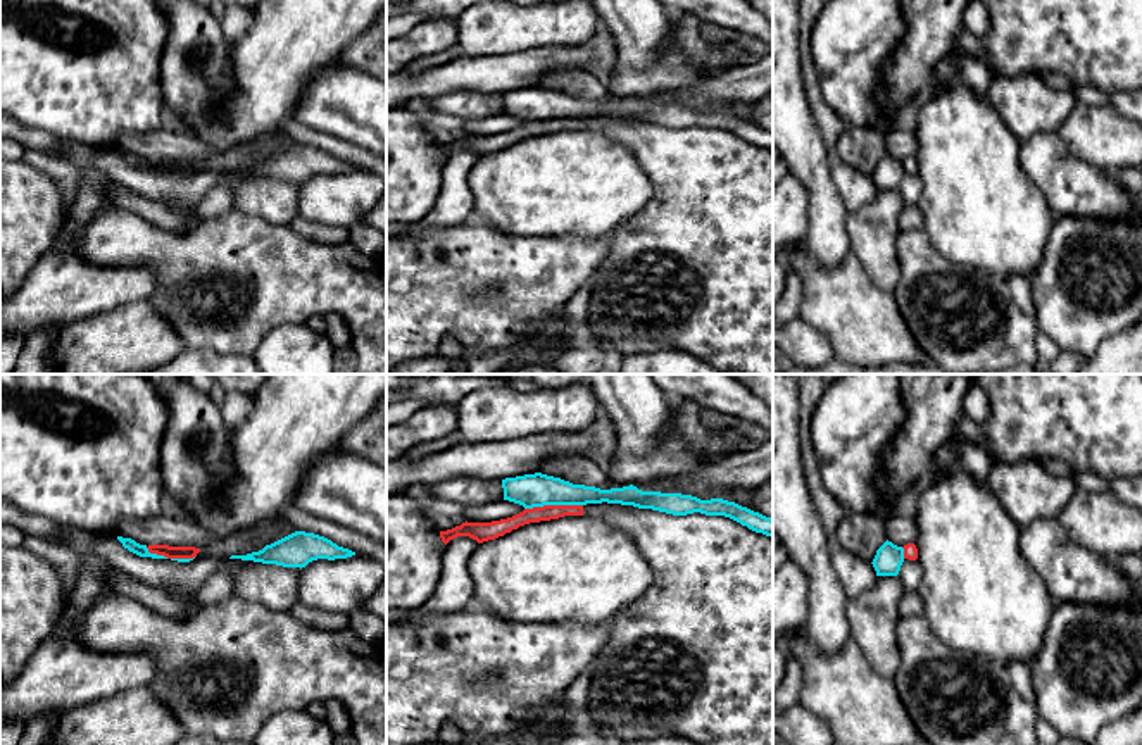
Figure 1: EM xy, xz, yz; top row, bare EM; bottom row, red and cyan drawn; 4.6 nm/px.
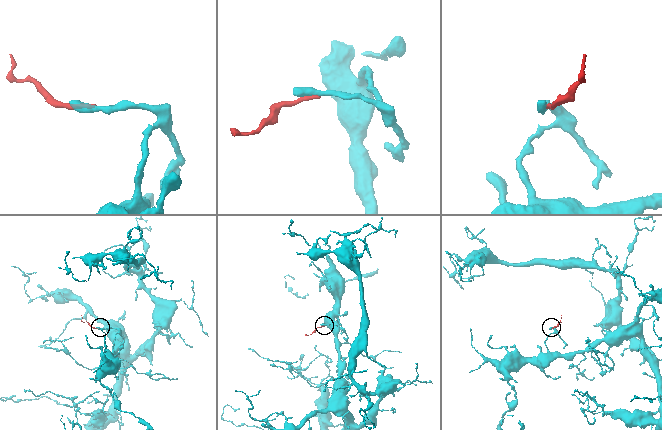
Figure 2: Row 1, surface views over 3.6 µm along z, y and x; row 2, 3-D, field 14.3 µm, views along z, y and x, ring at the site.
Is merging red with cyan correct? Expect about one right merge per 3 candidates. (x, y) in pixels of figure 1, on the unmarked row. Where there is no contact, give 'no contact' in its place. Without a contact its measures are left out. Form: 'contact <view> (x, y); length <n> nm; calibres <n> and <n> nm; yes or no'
contact xz (552, 119); length 280 nm; calibres 70 and 160 nm; no

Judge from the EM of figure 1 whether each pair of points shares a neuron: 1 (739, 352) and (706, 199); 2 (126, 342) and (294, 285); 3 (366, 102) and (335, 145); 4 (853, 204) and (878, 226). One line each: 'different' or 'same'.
1: same
2: different
3: different
4: different

